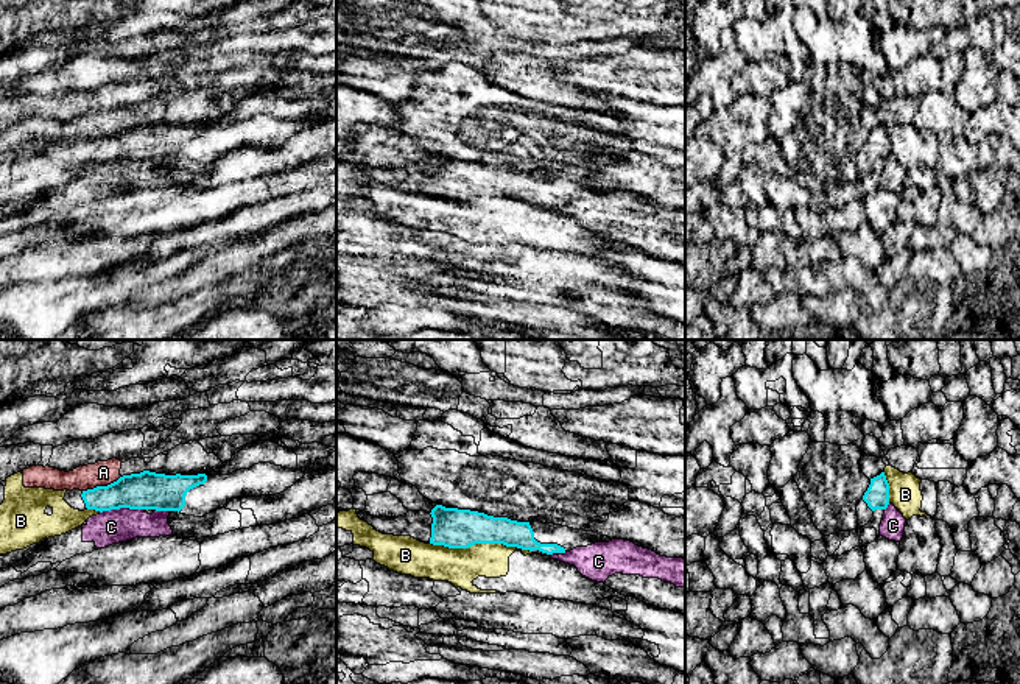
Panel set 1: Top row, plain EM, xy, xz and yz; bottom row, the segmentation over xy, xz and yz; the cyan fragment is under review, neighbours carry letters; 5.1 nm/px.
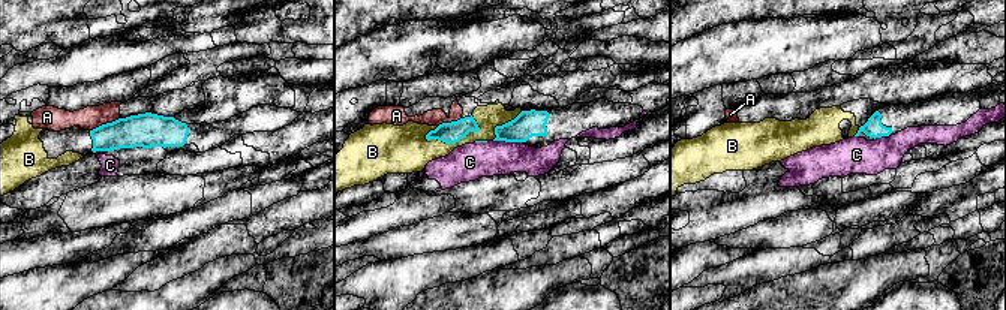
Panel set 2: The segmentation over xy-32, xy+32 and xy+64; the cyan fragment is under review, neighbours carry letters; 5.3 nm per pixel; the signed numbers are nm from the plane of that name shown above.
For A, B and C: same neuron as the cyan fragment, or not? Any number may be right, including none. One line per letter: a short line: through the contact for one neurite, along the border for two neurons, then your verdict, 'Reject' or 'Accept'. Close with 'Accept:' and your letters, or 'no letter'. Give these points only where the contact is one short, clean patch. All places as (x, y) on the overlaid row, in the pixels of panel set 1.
A: Line: xy (120, 475), (106, 485), (97, 485), (83, 491). Reject
B: Reject
C: Reject
Accept: no letter

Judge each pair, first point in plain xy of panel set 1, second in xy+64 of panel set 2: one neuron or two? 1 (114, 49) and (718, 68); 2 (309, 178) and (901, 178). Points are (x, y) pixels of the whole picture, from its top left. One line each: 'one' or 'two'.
1: one
2: one

